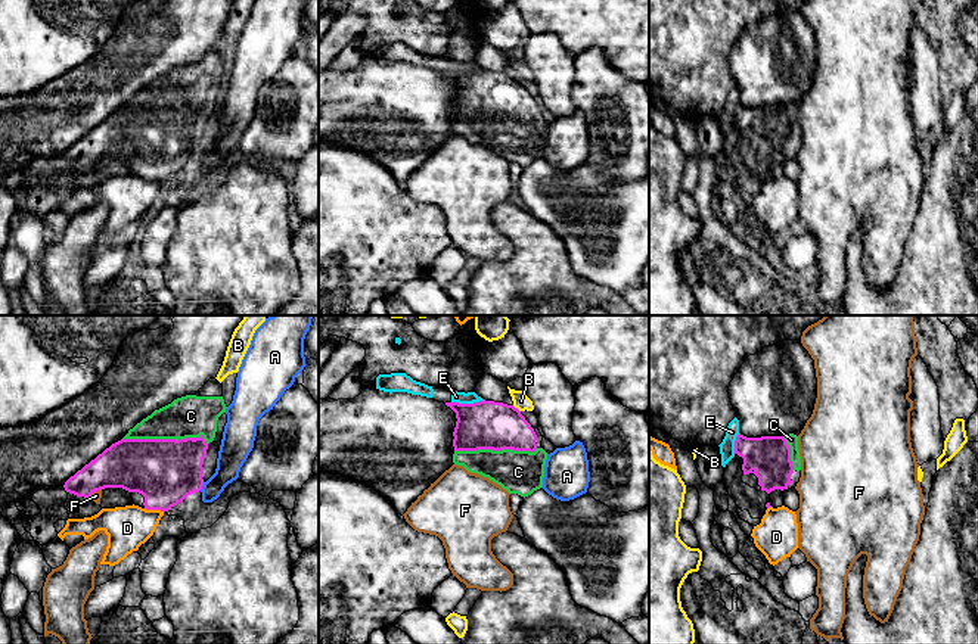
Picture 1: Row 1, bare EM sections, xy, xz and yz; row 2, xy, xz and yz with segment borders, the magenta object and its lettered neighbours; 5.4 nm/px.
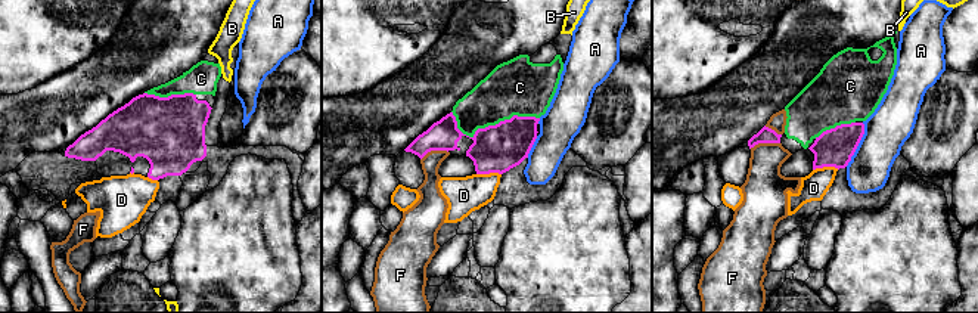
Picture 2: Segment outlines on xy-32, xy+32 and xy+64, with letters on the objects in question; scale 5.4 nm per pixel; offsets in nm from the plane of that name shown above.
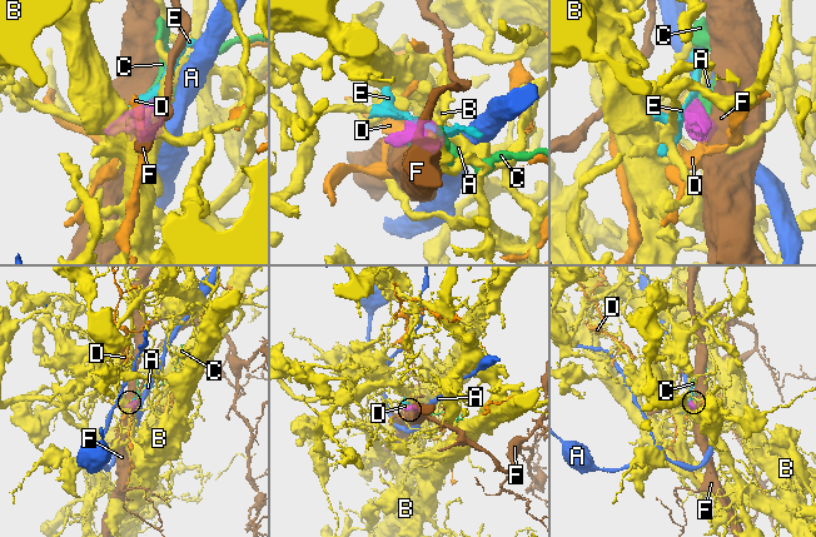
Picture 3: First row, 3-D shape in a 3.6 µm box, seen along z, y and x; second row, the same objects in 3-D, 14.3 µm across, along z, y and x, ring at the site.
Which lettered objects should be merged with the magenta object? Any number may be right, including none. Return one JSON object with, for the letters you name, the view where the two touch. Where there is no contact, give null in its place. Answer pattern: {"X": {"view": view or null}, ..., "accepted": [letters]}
{"C": {"view": "xy"}, "accepted": ["C"]}

